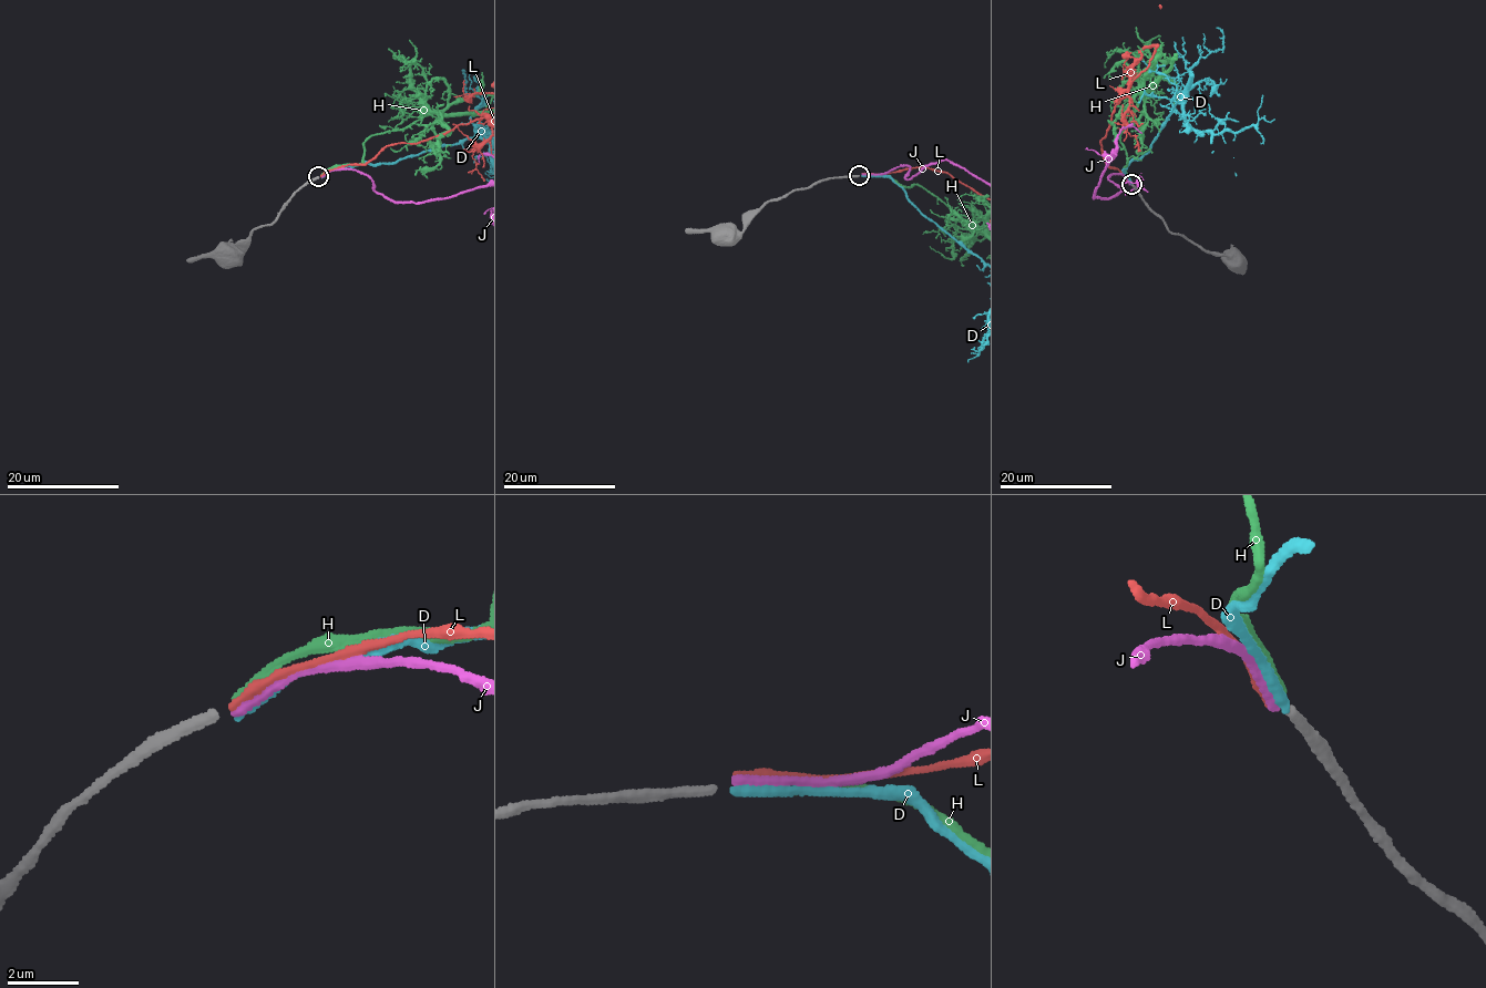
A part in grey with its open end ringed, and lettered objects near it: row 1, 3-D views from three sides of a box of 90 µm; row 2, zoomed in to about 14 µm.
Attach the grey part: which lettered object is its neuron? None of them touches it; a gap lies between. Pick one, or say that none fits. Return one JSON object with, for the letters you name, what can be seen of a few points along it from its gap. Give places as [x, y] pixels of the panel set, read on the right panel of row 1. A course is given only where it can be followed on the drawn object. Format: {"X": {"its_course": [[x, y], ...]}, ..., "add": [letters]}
{"add": []}

